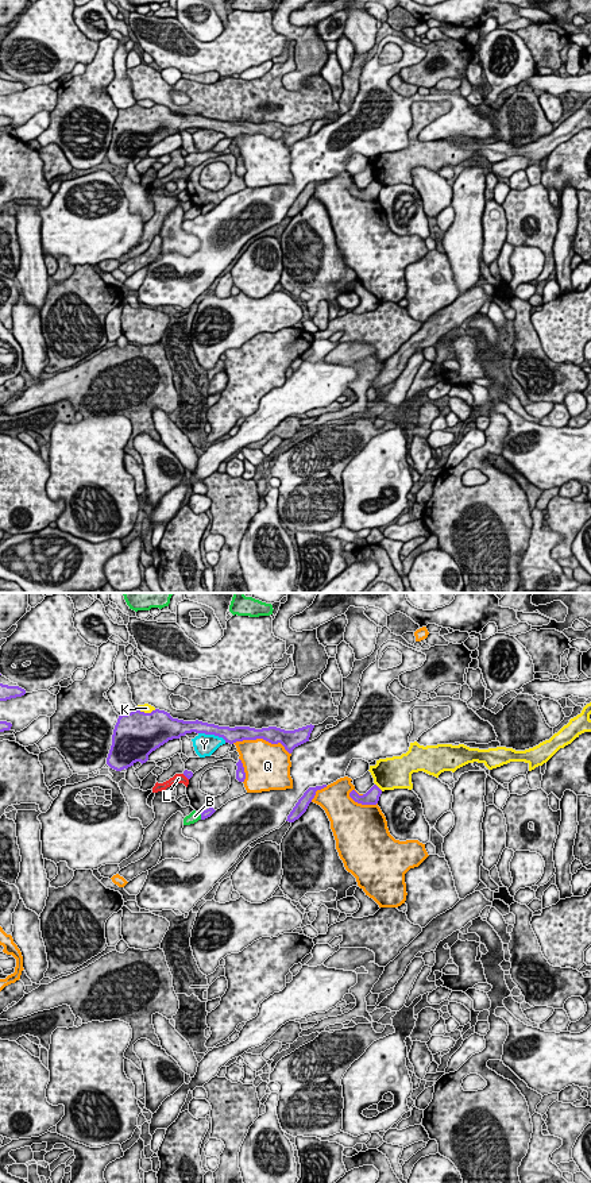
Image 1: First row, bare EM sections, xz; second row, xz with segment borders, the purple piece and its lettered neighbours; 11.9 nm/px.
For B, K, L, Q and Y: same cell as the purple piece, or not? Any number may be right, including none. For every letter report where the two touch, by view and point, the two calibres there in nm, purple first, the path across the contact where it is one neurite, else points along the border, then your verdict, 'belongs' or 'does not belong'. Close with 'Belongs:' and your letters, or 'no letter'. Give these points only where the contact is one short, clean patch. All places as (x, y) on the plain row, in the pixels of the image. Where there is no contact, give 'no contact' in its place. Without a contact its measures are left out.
B: xz (201, 211) | 100/130 nm | does not belong
K: xz (146, 108) | 500/120 nm | does not belong
L: xz (185, 170) | 90/130 nm | across xz (188, 169), (185, 170), (178, 173) | belongs
Q: xz (262, 133) | 200/440 nm | does not belong
Y: xz (212, 128) | 190/260 nm | does not belong
Belongs: L

